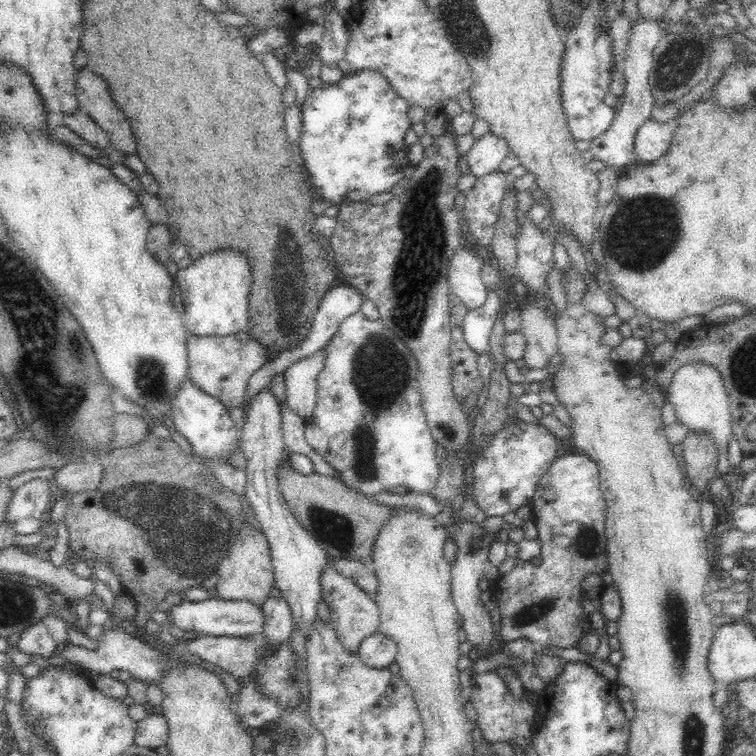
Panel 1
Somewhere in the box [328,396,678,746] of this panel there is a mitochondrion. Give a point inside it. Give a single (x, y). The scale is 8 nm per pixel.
(362, 436)

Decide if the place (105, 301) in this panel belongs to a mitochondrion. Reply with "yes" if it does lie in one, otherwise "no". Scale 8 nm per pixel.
no

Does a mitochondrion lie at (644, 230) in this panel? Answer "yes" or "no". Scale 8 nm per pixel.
yes

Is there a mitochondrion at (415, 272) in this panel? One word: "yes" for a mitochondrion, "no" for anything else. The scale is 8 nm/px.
yes

